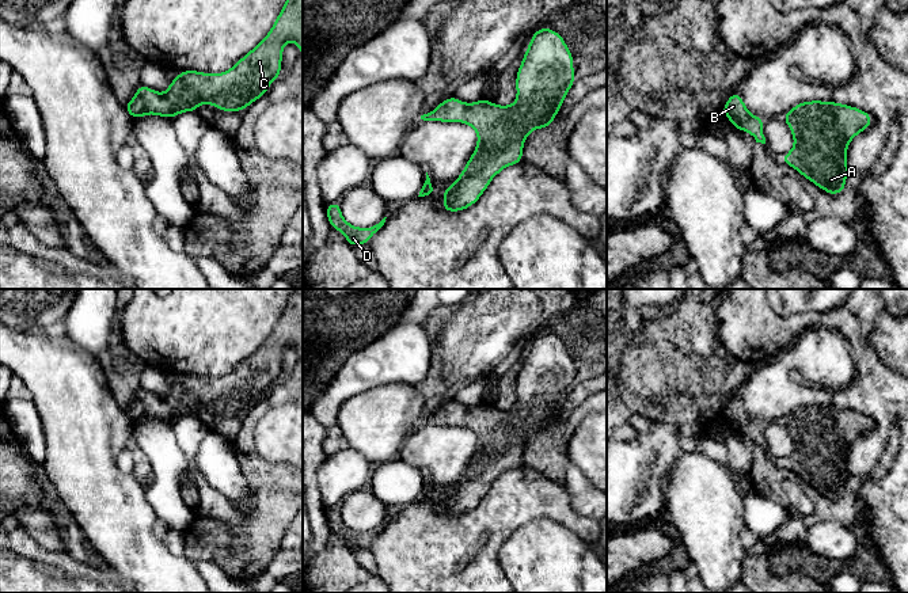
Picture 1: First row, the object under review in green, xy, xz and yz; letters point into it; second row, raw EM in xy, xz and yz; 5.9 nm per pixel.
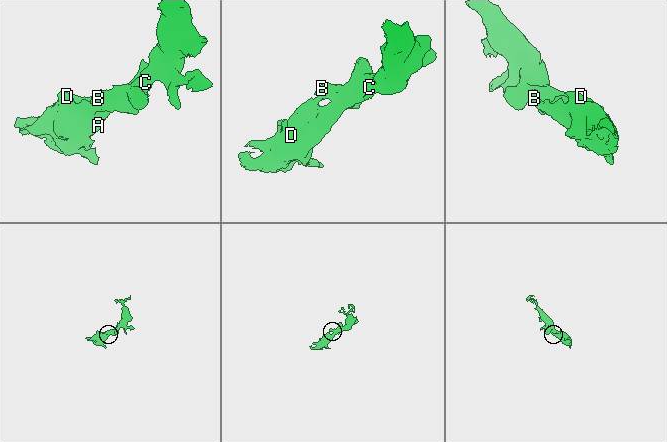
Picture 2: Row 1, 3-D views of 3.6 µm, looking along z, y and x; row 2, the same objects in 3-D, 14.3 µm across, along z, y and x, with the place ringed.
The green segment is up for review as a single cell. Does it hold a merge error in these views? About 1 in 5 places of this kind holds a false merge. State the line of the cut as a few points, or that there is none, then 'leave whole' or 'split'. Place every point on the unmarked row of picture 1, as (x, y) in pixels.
no cut | leave whole

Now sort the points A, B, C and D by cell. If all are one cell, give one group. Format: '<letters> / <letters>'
A B C D

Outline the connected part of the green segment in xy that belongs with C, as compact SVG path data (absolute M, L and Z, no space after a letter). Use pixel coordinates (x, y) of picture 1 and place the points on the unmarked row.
M297 289L286 301L267 339L231 373L219 377L204 377L198 375L182 375L164 398L140 388L133 403L124 413L133 423L147 418L155 418L172 423L175 419L193 415L197 417L200 407L216 410L219 415L243 415L252 406L265 400L270 388L280 381L282 353L288 345L295 345L303 360L303 289Z

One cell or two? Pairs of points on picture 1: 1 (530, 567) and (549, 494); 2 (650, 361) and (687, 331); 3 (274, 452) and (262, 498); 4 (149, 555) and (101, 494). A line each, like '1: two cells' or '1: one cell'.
1: two cells
2: one cell
3: two cells
4: one cell

